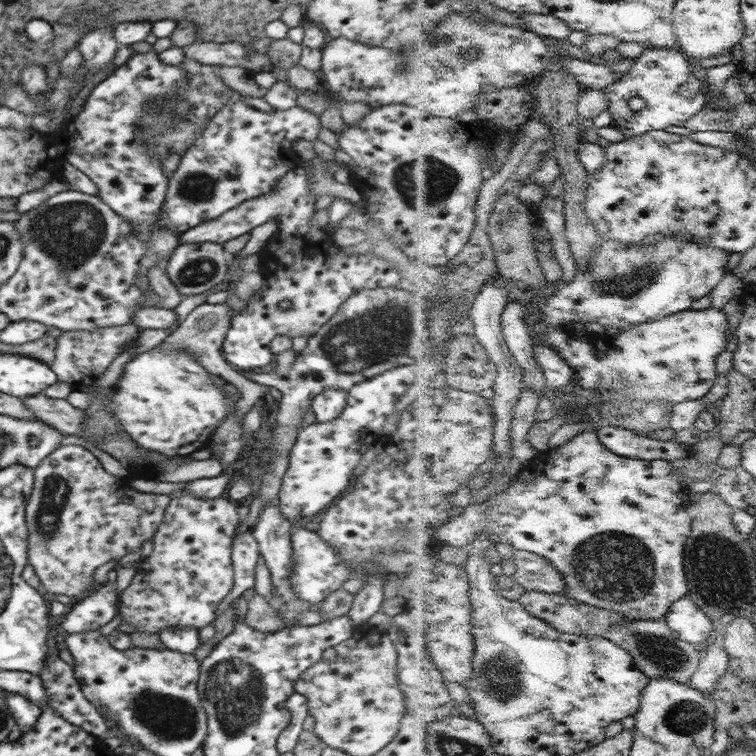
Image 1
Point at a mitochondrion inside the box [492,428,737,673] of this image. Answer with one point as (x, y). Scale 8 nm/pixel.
(613, 566)

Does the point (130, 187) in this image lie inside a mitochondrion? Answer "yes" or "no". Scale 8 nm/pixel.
no

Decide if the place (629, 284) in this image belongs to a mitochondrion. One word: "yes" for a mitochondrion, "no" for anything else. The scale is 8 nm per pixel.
yes

